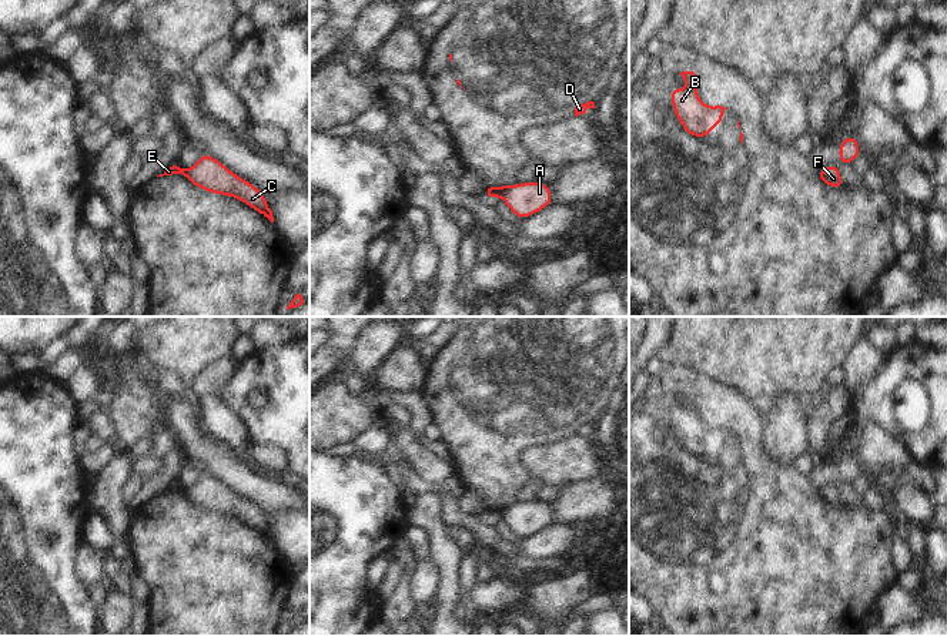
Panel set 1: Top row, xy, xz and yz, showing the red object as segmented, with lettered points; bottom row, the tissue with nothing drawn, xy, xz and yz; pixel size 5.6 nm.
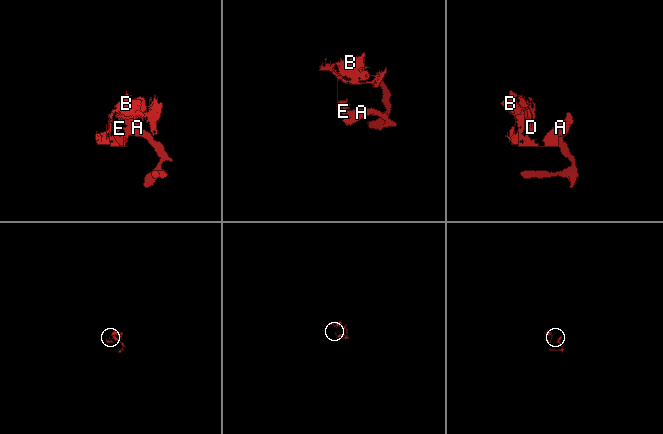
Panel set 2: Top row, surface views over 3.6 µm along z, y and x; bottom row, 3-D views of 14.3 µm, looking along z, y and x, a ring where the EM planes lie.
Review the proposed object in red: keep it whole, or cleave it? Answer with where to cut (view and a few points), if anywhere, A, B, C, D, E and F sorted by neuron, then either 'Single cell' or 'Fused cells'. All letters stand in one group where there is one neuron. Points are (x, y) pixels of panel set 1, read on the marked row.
Split along xz (508, 187), (497, 194). Groups: A C F / B D E. Fused cells

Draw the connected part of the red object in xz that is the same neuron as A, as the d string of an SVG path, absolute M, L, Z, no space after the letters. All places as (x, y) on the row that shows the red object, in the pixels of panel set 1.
M518 183L498 194L512 214L525 220L552 204L553 197L548 183Z

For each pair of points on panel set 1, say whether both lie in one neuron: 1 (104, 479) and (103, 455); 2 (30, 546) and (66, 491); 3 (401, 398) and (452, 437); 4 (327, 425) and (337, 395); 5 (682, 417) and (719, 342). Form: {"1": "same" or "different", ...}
{"1": "different", "2": "same", "3": "different", "4": "same", "5": "different"}

